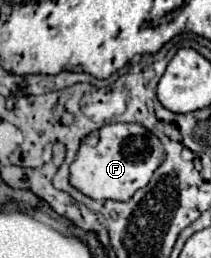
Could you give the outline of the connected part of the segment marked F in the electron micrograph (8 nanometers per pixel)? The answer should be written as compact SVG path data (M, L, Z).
M108 124L88 134L70 166L70 184L92 200L130 200L164 162L160 140L142 124Z

